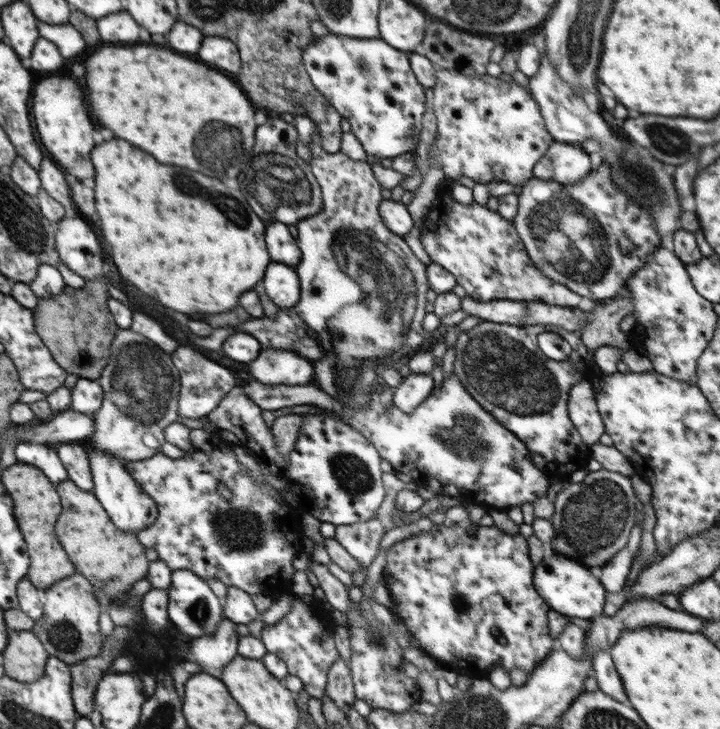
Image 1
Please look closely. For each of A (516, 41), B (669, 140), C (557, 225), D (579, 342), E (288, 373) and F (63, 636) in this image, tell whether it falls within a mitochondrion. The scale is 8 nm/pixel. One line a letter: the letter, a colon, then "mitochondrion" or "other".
A: other
B: mitochondrion
C: mitochondrion
D: other
E: other
F: mitochondrion

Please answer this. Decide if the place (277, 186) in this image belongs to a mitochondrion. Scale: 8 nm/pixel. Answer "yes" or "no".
yes

